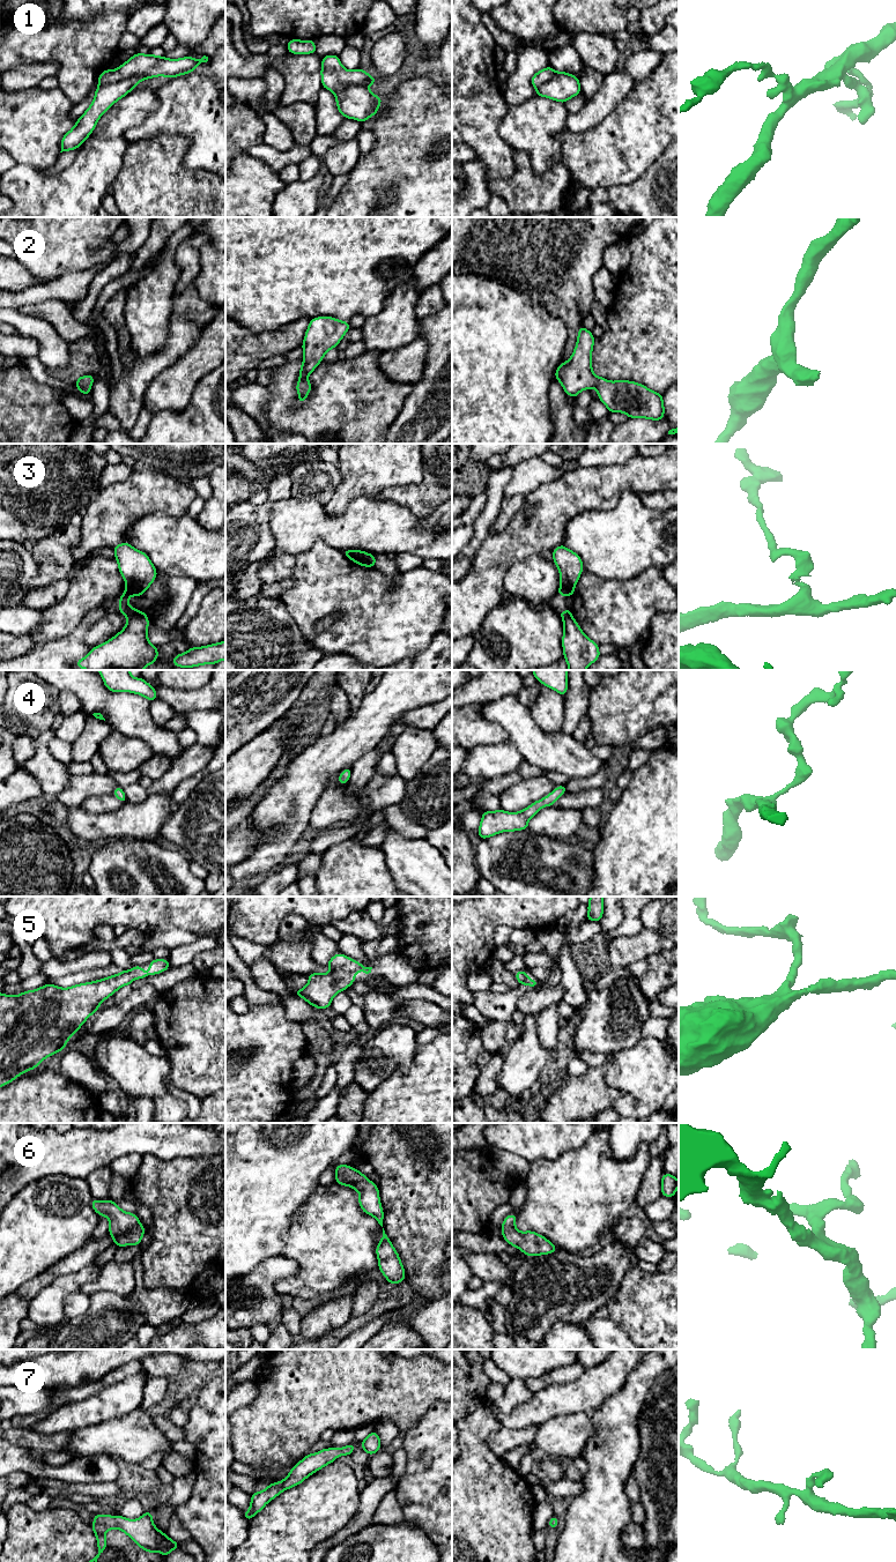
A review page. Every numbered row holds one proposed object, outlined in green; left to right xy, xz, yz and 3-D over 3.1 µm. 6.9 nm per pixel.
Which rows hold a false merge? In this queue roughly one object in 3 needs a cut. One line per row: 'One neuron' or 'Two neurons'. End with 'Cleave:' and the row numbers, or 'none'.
1: Two neurons
2: One neuron
3: Two neurons
4: One neuron
5: One neuron
6: One neuron
7: One neuron
Cleave: 1, 3

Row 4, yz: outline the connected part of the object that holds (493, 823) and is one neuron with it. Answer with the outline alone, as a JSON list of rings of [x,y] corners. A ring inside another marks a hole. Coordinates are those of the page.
[[[567,784],[555,787],[555,789],[543,798],[533,802],[531,805],[519,812],[506,812],[502,809],[496,811],[482,812],[477,835],[487,839],[502,832],[513,832],[527,830],[528,821],[545,806],[553,804],[567,793]]]

